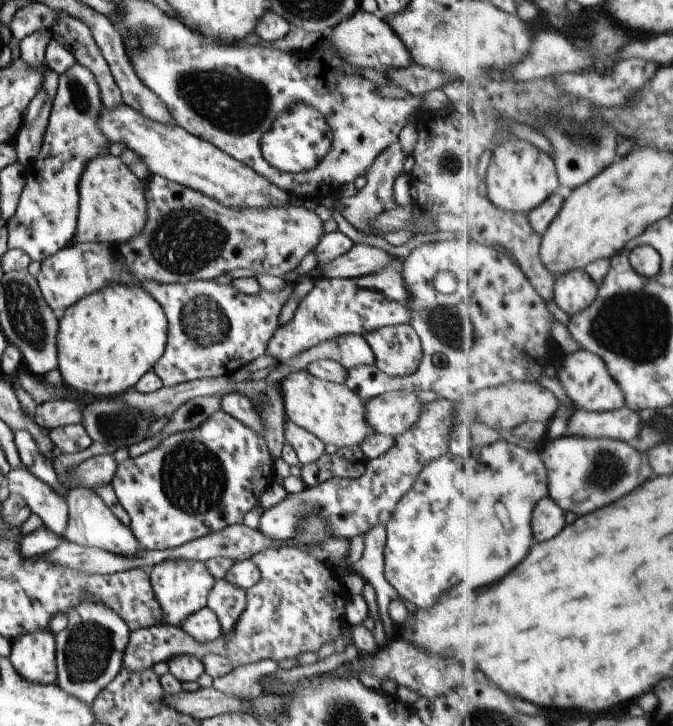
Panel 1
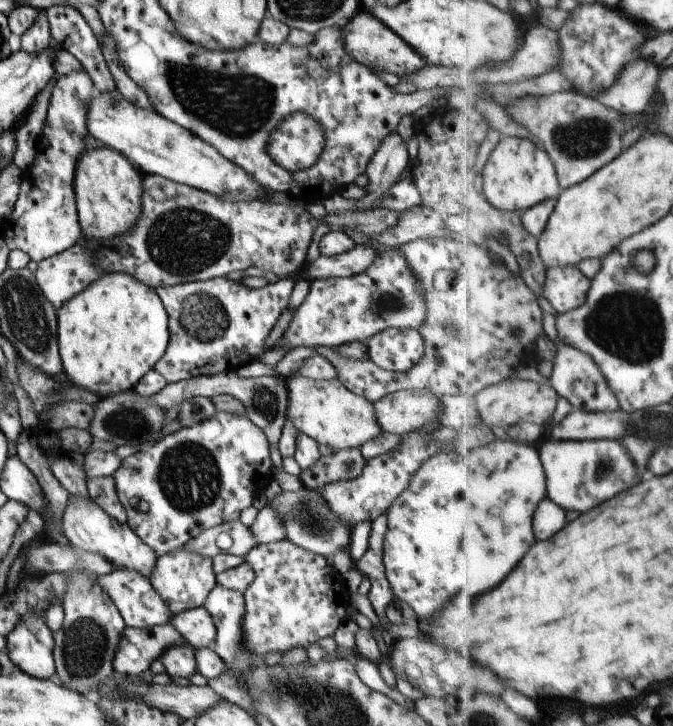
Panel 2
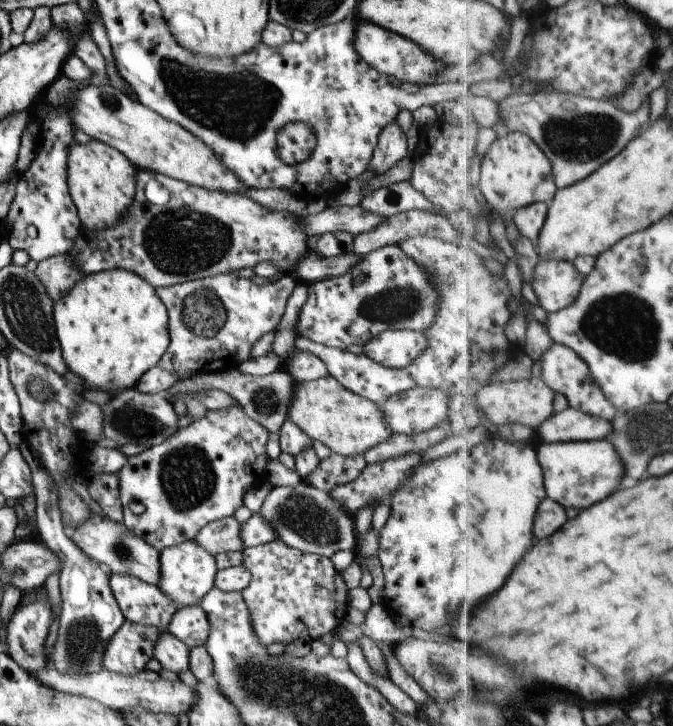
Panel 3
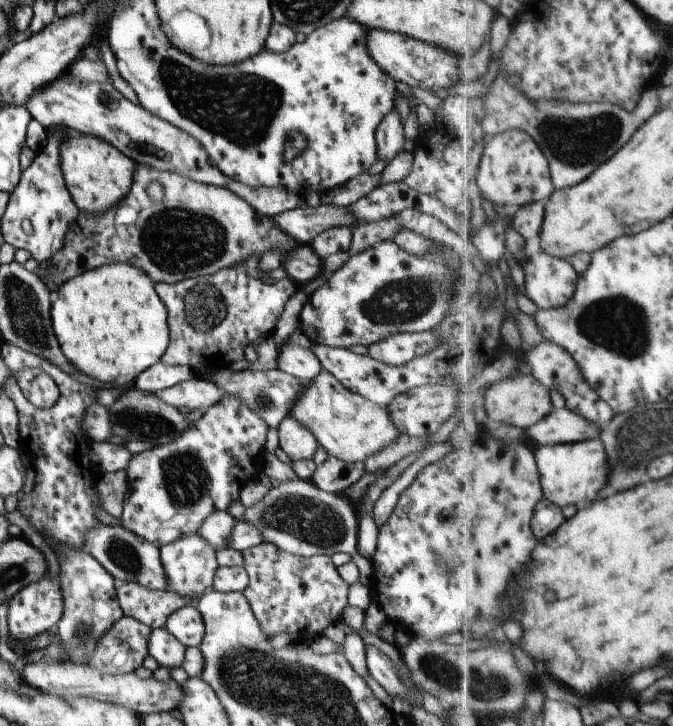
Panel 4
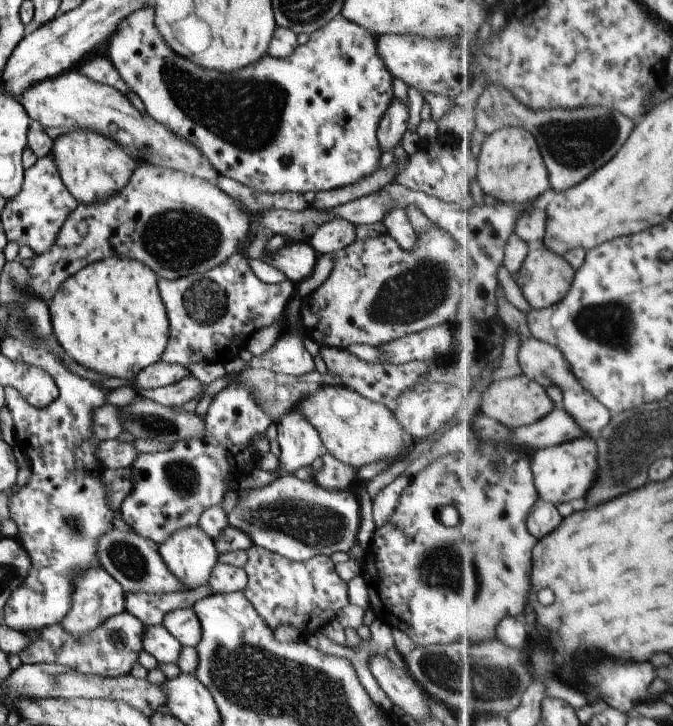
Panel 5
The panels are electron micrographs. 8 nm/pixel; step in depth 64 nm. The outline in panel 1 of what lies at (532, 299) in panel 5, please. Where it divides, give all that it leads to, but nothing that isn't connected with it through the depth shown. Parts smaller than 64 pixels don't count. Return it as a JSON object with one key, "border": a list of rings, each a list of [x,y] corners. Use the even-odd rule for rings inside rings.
{"border":[[[572,270],[555,277],[555,300],[561,310],[570,316],[581,314],[596,302],[600,284],[586,270]]]}

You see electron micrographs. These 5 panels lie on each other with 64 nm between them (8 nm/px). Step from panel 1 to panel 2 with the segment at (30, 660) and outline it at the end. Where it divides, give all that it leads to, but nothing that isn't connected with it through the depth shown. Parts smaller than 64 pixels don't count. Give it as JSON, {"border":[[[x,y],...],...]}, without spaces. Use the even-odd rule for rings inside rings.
{"border":[[[44,615],[22,617],[5,636],[5,654],[9,661],[37,679],[49,679],[55,673],[52,633],[45,625]]]}

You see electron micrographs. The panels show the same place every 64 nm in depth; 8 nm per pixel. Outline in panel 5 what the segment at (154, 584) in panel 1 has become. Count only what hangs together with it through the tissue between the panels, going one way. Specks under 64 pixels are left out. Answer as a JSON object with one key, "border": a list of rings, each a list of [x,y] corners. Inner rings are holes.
{"border":[[[196,525],[178,529],[158,544],[156,554],[168,572],[188,589],[207,584],[209,572],[218,562],[213,542]]]}

